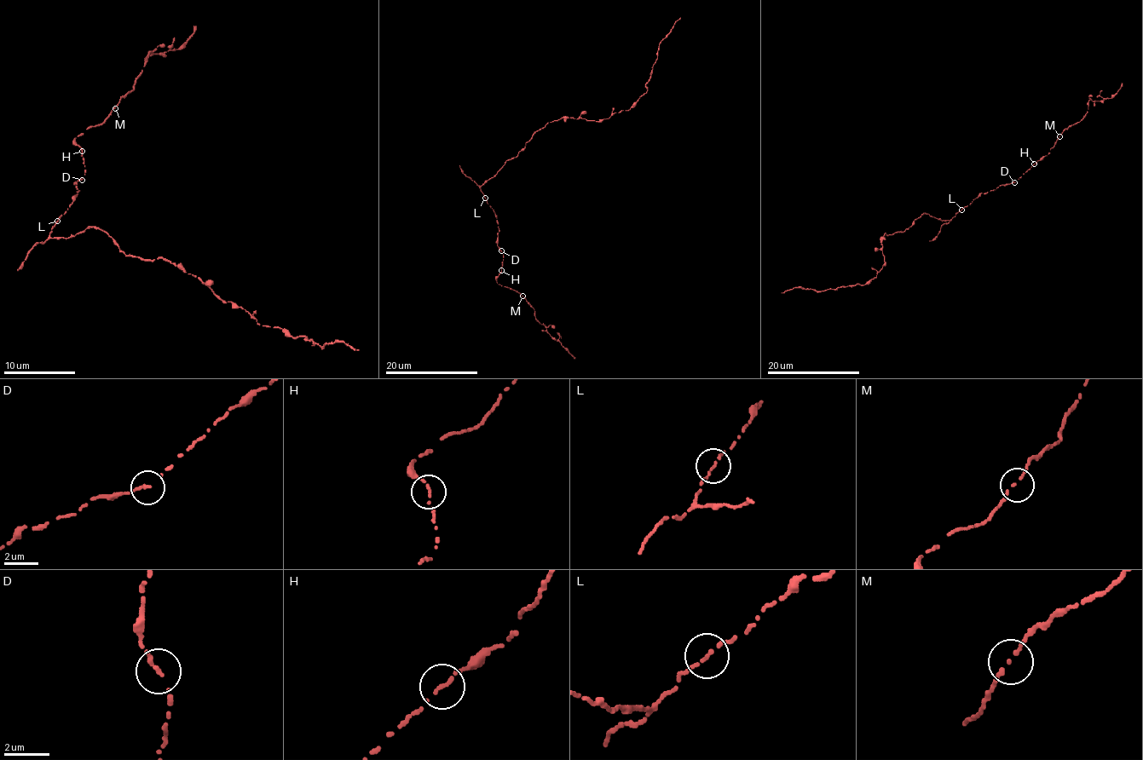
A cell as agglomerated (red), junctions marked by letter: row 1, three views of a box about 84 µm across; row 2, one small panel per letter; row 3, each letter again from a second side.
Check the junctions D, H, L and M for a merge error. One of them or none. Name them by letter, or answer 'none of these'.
none of these

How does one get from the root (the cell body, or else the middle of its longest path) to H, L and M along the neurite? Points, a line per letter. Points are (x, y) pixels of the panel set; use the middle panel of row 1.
H: (495, 175), (480, 189), (496, 215), (497, 246), (503, 254), (501, 270)
L: (495, 175), (480, 187), (485, 198)
M: (495, 175), (480, 189), (495, 212), (499, 227), (497, 246), (503, 254), (503, 260), (496, 282), (522, 296)

